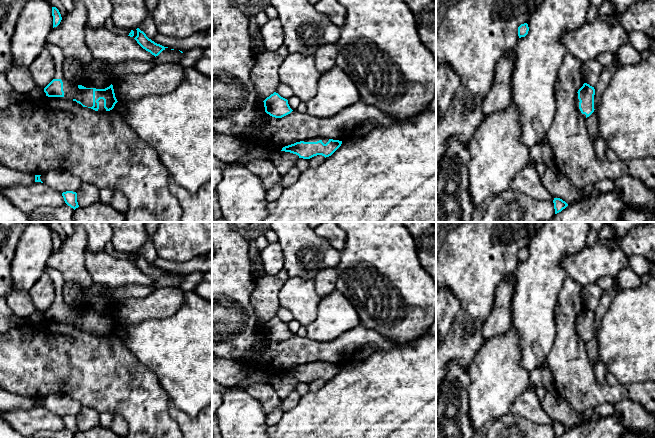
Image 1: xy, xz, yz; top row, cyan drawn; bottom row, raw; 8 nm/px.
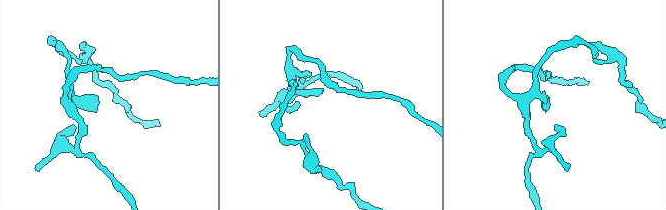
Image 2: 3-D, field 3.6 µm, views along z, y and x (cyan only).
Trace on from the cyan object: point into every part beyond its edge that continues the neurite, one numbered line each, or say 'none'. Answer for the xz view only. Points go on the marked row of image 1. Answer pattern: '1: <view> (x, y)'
1: xz (324, 140)

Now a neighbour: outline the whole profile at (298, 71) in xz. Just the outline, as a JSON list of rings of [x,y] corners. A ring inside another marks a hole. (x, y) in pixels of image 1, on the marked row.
[[[289,53],[279,68],[280,82],[286,84],[301,102],[306,103],[316,94],[321,75],[313,55]]]

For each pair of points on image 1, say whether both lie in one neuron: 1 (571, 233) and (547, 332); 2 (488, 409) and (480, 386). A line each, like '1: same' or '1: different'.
1: same
2: same

